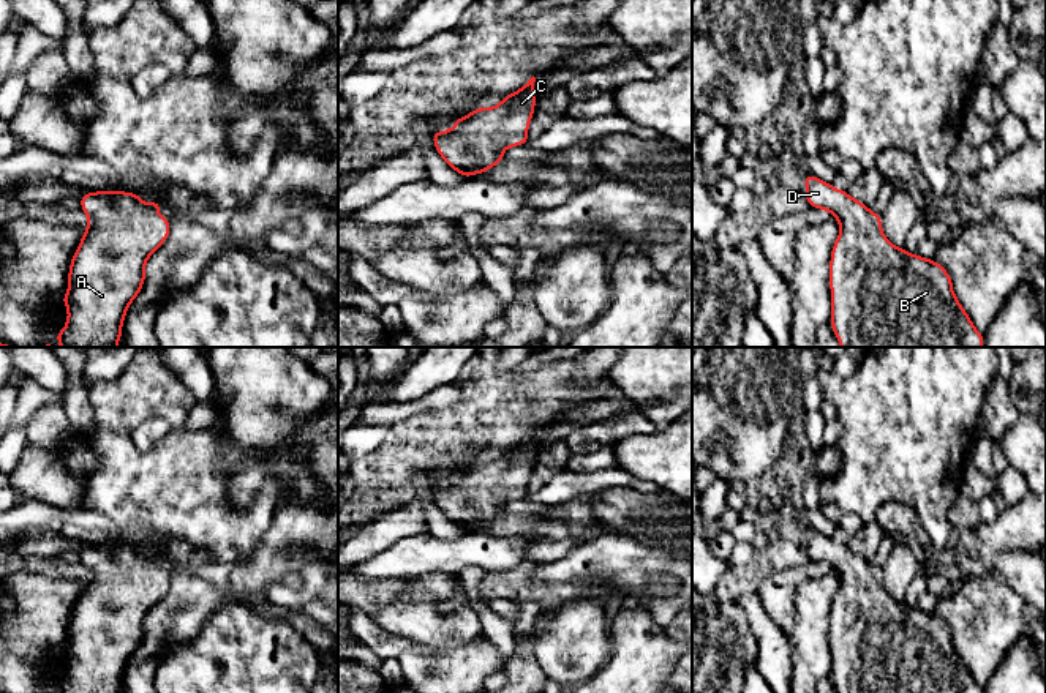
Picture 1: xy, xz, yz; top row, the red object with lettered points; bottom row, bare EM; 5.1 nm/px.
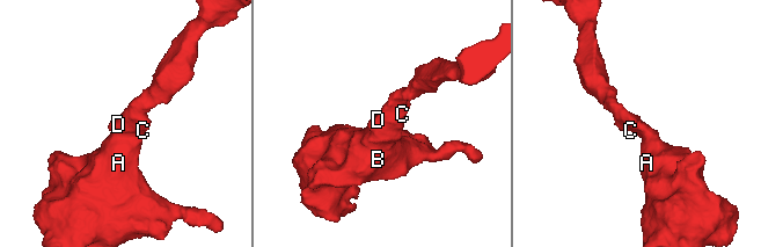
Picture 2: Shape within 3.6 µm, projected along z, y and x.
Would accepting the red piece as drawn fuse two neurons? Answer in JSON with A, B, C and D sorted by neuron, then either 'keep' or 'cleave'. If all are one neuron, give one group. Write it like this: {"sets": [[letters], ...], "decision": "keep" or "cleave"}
{"sets": [["A", "B", "C", "D"]], "decision": "keep"}

